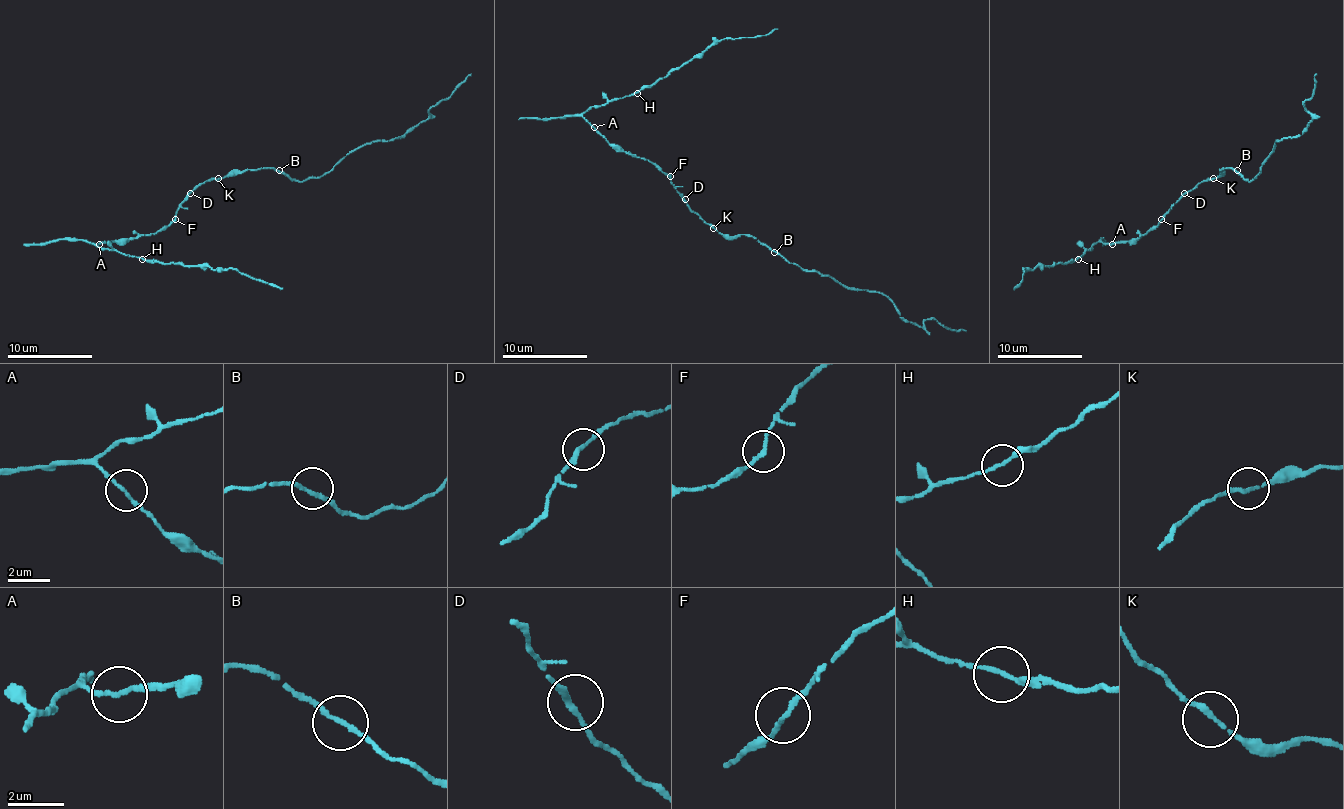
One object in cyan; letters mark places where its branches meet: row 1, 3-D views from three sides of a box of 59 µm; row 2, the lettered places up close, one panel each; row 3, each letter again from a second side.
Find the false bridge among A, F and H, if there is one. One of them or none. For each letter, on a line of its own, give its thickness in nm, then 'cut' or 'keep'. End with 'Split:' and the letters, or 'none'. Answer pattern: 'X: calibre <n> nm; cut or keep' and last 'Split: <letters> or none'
A: calibre 160 nm; keep
F: calibre 170 nm; keep
H: calibre 150 nm; keep
Split: none

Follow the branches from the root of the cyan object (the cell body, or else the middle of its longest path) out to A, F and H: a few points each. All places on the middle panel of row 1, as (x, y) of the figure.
A: (683, 199), (662, 171), (642, 158), (619, 152), (593, 126)
F: (683, 199), (670, 175)
H: (683, 199), (662, 171), (642, 158), (619, 152), (583, 115), (598, 105), (606, 105), (636, 92)

